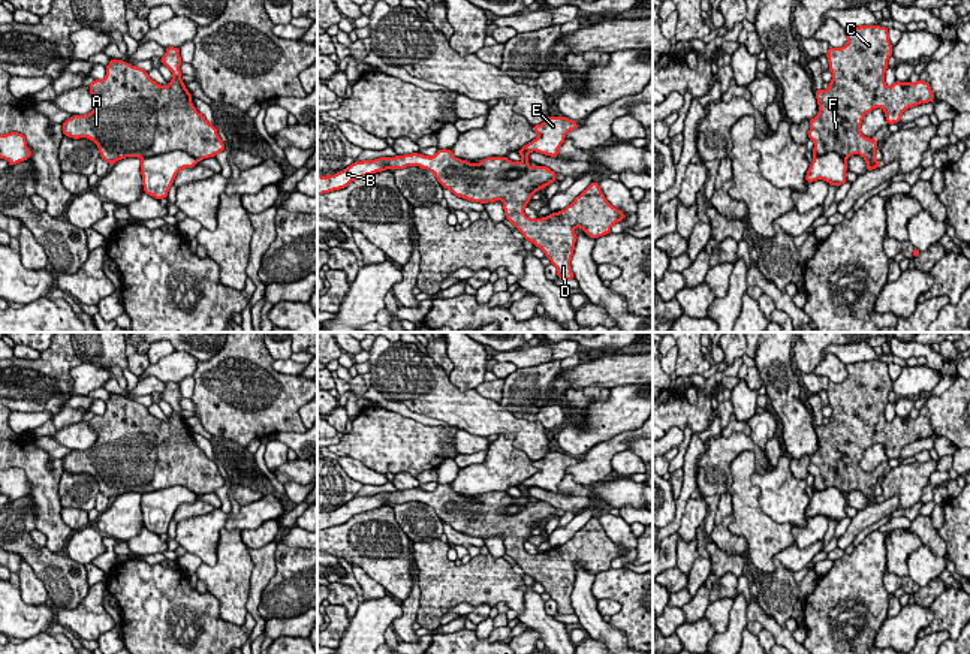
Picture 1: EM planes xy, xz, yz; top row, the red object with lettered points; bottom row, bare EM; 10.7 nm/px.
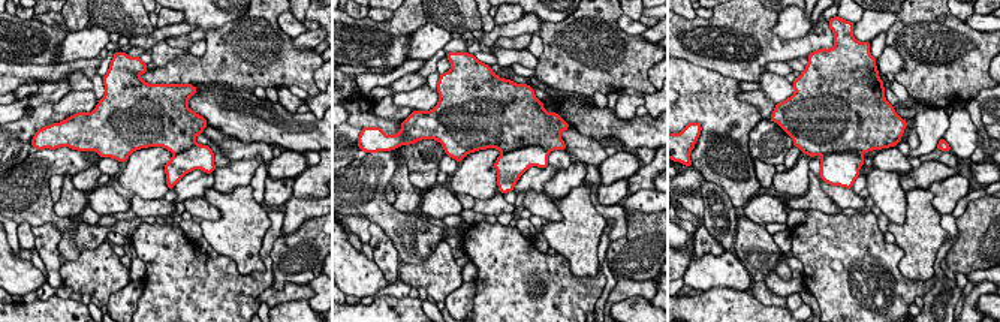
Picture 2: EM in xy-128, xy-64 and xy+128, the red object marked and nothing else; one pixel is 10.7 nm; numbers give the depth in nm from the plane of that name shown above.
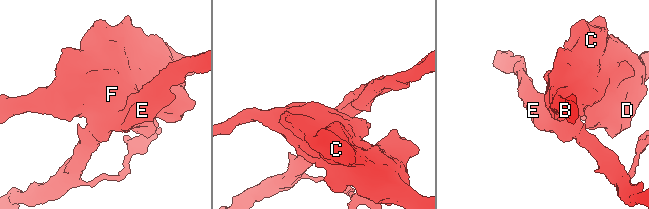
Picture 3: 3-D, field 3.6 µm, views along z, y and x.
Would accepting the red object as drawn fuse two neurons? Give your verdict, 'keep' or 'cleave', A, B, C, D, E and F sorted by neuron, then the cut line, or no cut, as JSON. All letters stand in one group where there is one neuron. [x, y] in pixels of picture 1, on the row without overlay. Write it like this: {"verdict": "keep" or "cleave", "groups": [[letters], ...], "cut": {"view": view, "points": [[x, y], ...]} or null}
{"verdict": "cleave", "groups": [["A", "B", "C", "D", "F"], ["E"]], "cut": {"view": "xy", "points": [[142, 493], [184, 485], [198, 496]]}}

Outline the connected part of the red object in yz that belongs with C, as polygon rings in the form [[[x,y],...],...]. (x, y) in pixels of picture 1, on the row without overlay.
[[[859,361],[847,364],[846,370],[844,382],[828,385],[832,415],[828,425],[814,427],[819,447],[810,455],[808,474],[814,477],[814,491],[835,486],[847,495],[859,489],[871,506],[882,498],[874,495],[877,474],[868,474],[859,465],[864,452],[882,443],[888,459],[900,458],[906,444],[933,437],[934,430],[922,415],[885,419],[892,391],[886,362]]]

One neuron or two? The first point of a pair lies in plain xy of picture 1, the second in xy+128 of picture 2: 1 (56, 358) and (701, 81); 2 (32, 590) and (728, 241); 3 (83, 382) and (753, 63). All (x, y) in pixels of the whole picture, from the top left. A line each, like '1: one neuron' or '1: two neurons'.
1: two neurons
2: two neurons
3: two neurons

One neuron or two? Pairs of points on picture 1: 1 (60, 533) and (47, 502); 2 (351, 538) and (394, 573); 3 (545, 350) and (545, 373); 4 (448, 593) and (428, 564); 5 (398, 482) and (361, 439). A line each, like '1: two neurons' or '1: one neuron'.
1: one neuron
2: one neuron
3: two neurons
4: one neuron
5: two neurons

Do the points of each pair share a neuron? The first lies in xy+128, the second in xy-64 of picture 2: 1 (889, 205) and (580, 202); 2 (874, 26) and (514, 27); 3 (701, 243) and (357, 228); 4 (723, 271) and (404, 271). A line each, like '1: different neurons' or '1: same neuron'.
1: different neurons
2: same neuron
3: different neurons
4: different neurons

